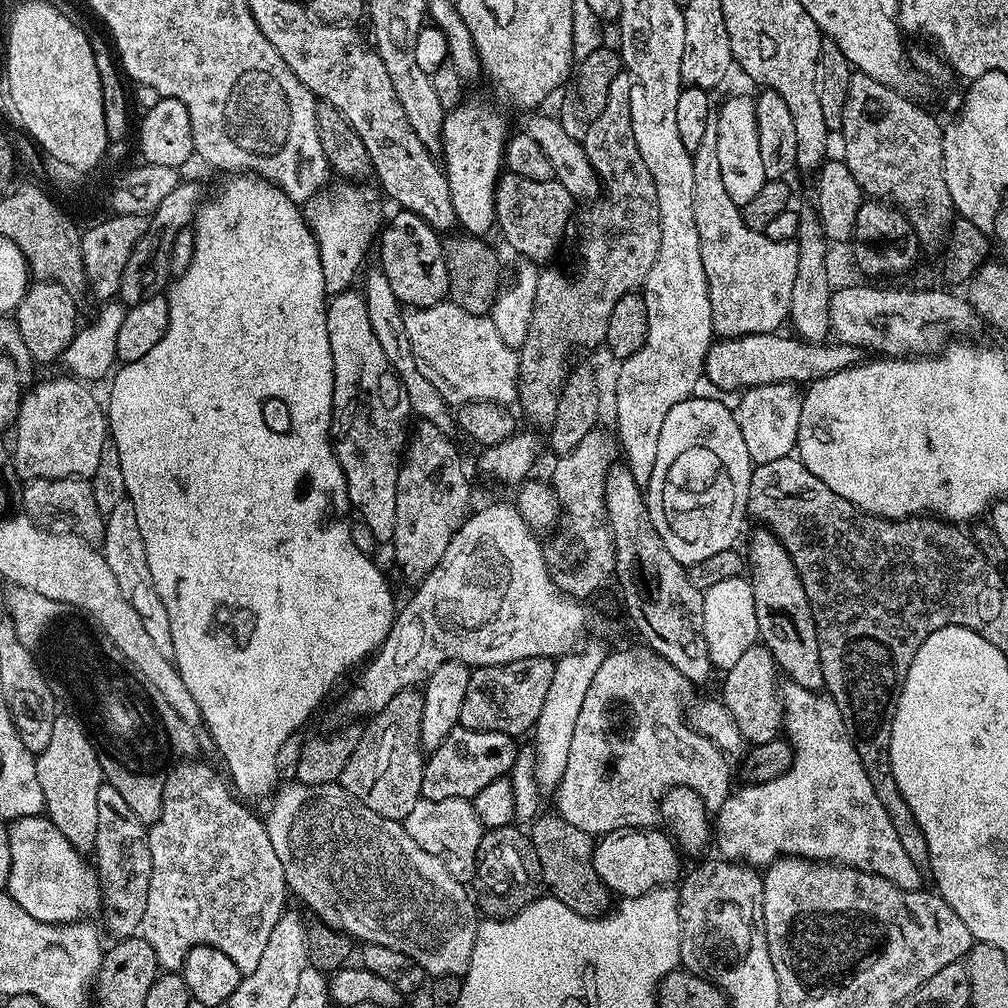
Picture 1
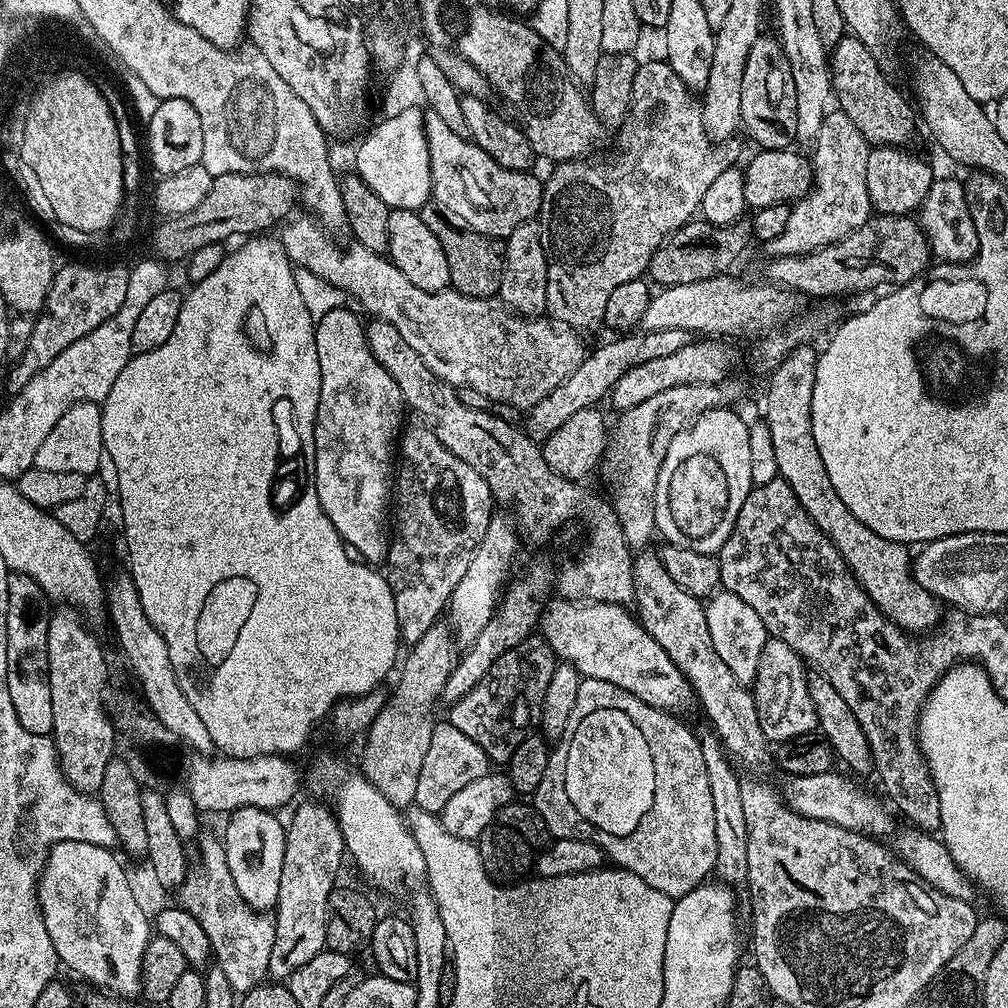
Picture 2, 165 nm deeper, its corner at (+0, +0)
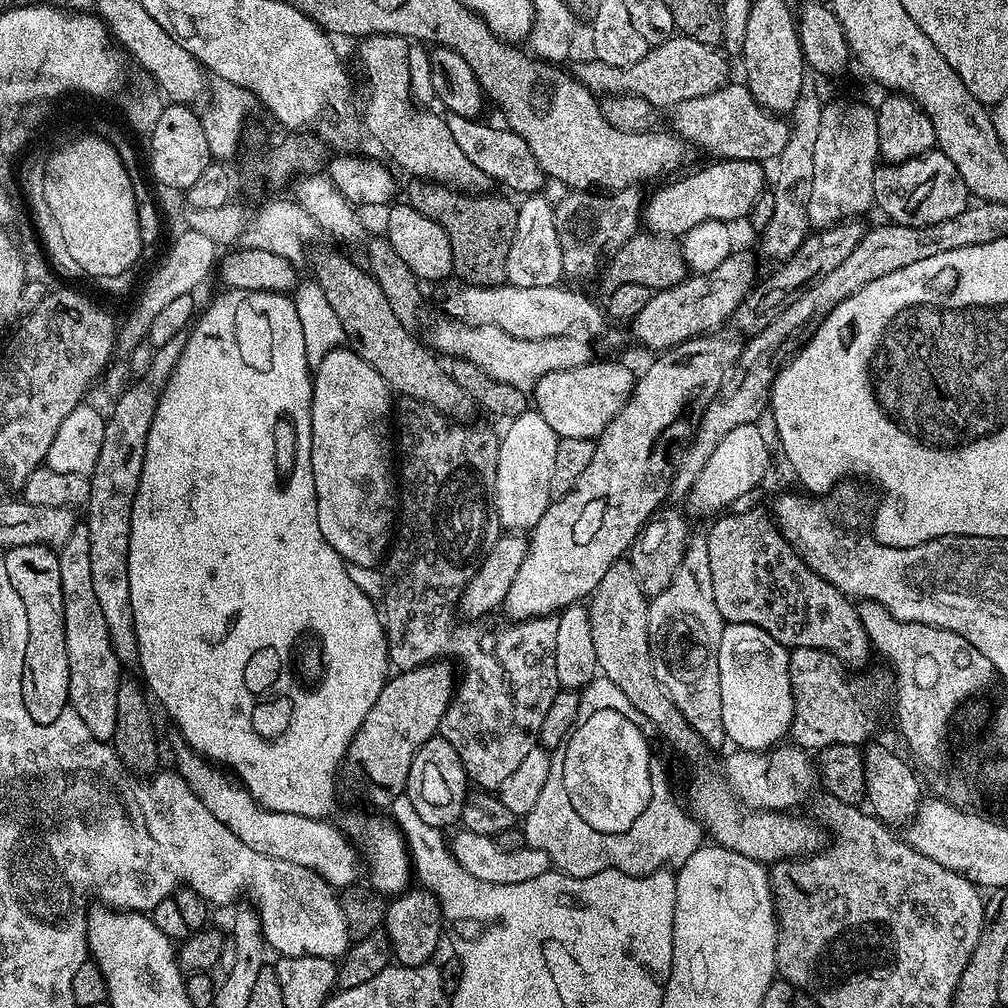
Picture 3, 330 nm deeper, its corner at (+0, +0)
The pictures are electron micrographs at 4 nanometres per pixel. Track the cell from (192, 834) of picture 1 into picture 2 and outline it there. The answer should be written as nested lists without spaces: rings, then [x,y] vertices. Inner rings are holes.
[[[207,834],[201,835],[200,844],[200,876],[189,874],[178,889],[179,907],[184,908],[206,930],[206,938],[210,938],[210,946],[215,967],[226,974],[230,986],[237,994],[254,990],[265,983],[270,966],[270,950],[274,950],[276,937],[276,921],[268,912],[257,912],[238,894],[238,886],[234,886],[234,878],[230,876],[230,866],[226,864],[223,843]]]

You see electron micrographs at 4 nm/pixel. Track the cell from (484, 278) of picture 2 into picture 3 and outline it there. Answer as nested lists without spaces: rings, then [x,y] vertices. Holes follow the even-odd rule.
[[[409,179],[407,204],[418,214],[438,222],[450,238],[454,250],[453,273],[461,276],[465,285],[474,288],[499,288],[508,279],[506,258],[510,258],[510,242],[518,226],[517,205],[497,194],[469,194],[457,192],[435,180]]]

